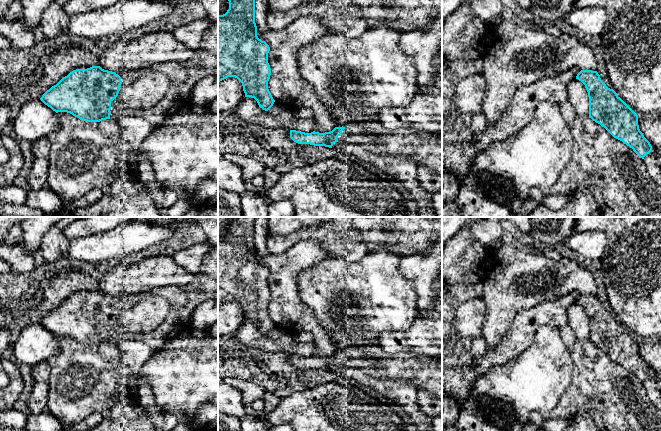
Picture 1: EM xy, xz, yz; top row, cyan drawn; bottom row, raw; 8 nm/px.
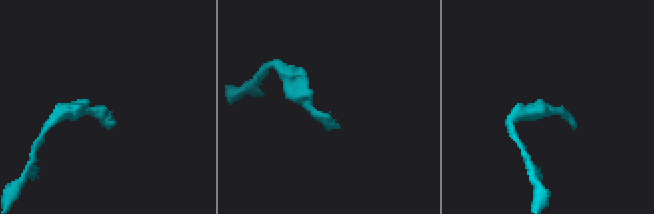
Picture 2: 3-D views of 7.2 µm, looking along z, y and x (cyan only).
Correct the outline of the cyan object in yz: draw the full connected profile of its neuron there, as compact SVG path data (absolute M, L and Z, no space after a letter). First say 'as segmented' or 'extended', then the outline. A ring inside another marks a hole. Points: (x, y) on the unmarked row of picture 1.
as segmented; M581 294L576 303L581 305L588 316L589 342L604 351L614 362L622 365L633 373L642 383L652 375L650 366L639 353L638 339L617 319L606 310L597 295Z

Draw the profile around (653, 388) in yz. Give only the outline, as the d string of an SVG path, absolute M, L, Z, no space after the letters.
M649 377L643 384L651 403L661 409L661 383L655 377Z

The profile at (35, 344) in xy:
M36 323L28 325L21 331L9 355L17 364L33 368L59 352L56 336Z

